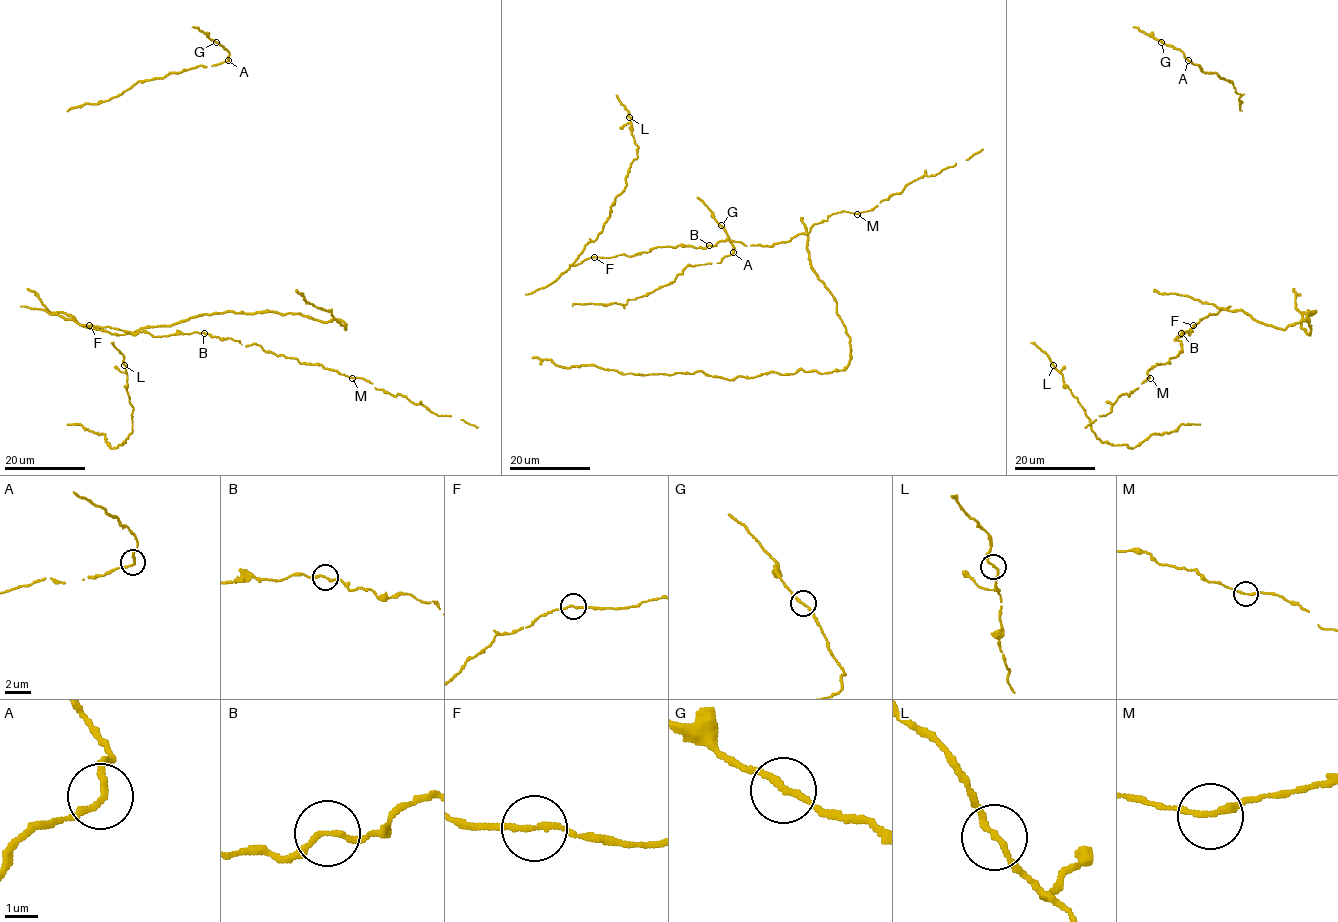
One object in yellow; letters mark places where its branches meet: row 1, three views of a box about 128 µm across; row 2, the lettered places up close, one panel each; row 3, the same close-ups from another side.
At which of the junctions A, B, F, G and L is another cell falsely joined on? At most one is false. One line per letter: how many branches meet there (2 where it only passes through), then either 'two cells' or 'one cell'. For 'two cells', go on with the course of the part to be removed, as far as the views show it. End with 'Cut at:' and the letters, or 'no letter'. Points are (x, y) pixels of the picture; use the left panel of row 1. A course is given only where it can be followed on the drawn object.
A: branches 2; one cell
B: branches 2; one cell
F: branches 2; one cell
G: branches 2; one cell
L: branches 2; one cell
Cut at: no letter

